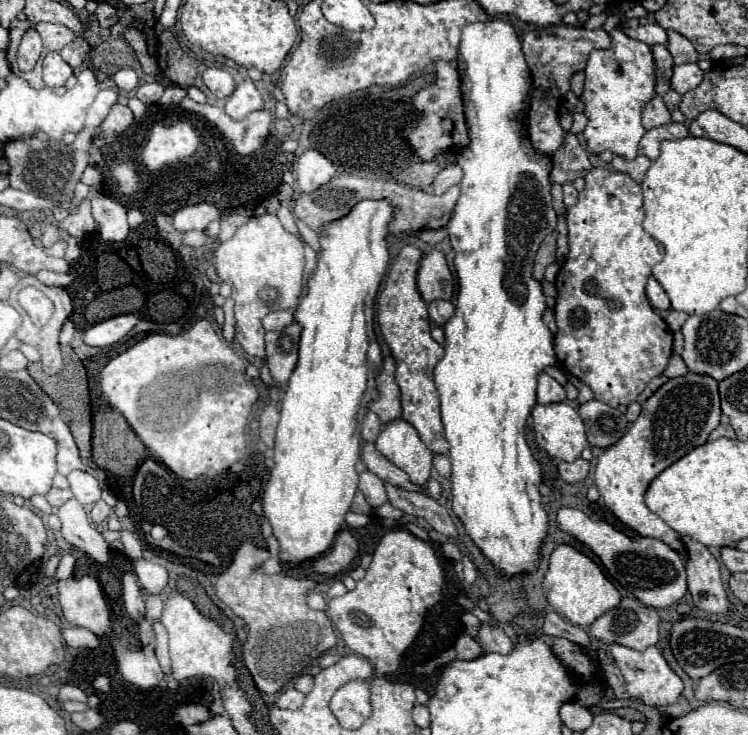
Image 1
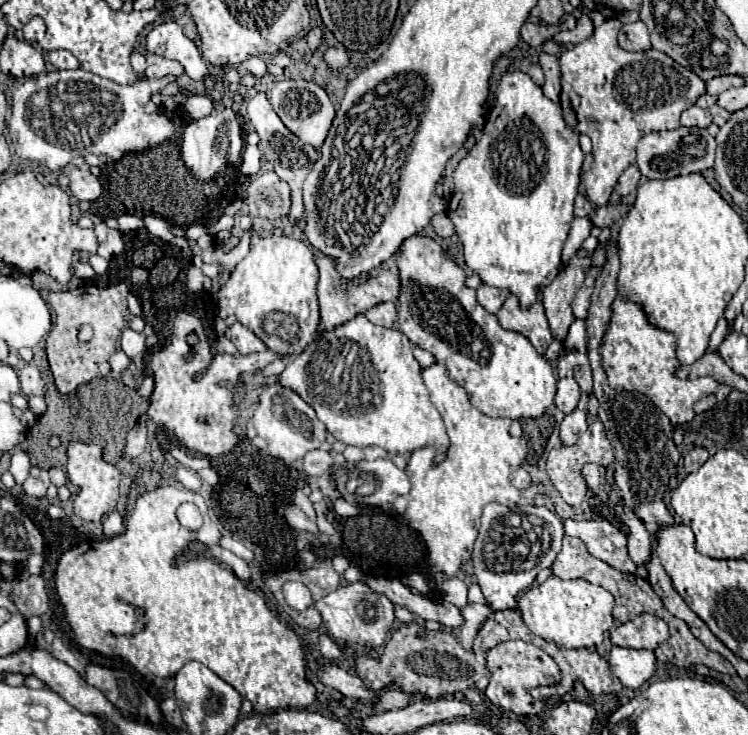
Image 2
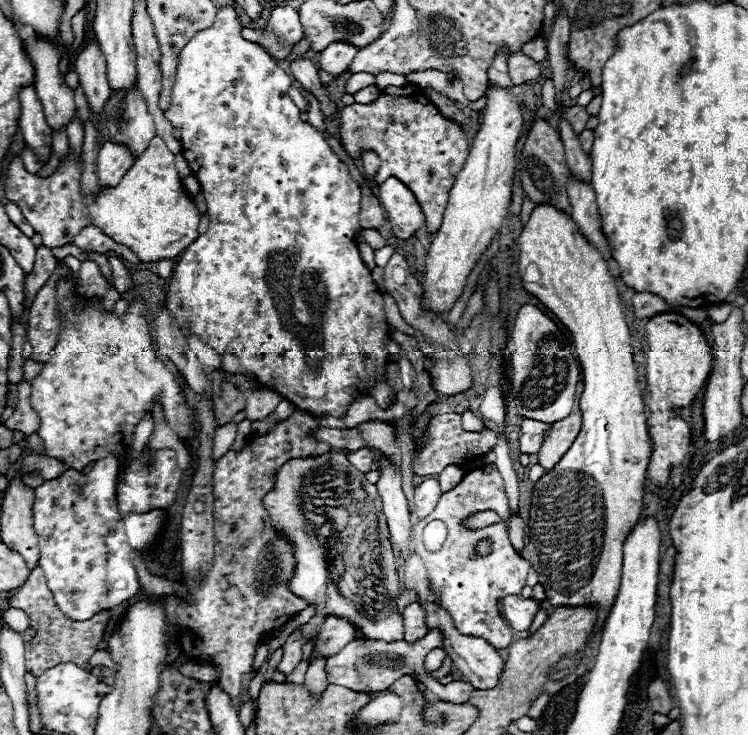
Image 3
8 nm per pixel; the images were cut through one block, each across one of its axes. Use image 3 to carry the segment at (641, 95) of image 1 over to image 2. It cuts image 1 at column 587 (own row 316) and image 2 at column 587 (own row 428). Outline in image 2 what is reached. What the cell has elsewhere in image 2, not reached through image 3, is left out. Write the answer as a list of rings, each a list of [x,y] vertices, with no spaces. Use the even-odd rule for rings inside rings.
[[[606,20],[590,38],[560,54],[560,104],[568,126],[592,140],[594,166],[584,174],[584,186],[588,200],[598,206],[608,202],[618,176],[636,162],[638,140],[648,132],[680,128],[680,114],[706,92],[700,76],[664,52],[654,48],[644,52],[622,50],[616,40],[620,28],[620,20]]]

